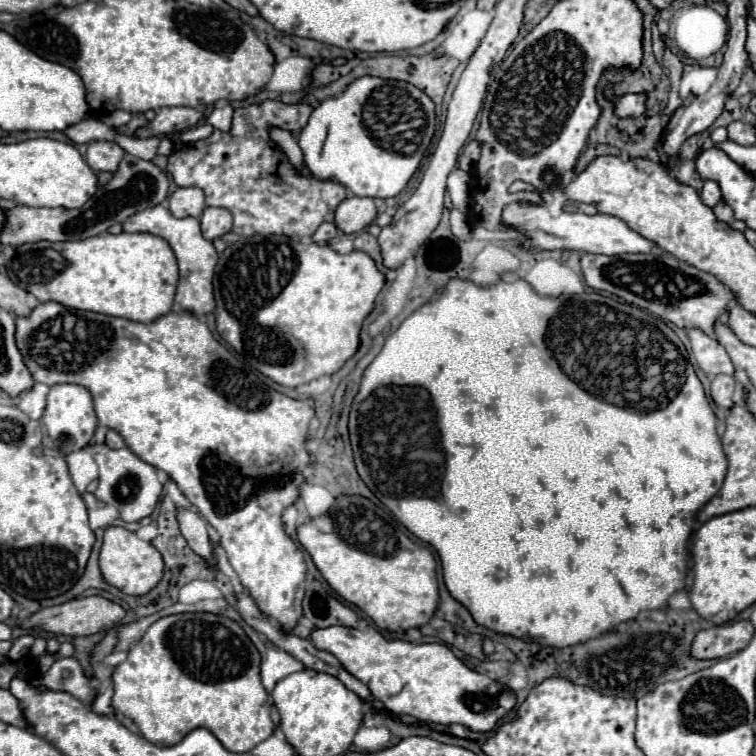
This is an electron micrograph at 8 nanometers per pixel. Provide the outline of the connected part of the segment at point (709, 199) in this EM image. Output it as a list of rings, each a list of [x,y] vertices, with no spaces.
[[[707,179],[705,185],[703,185],[703,191],[701,191],[701,199],[705,205],[709,207],[715,207],[717,201],[721,199],[721,189],[719,189],[719,183],[717,181],[711,181]]]

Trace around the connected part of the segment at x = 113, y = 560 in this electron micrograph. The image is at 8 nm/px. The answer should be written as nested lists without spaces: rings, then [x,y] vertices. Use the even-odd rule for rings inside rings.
[[[107,527],[99,551],[99,569],[103,579],[119,591],[127,595],[145,595],[163,577],[163,557],[151,543],[139,539],[135,533],[123,527]]]

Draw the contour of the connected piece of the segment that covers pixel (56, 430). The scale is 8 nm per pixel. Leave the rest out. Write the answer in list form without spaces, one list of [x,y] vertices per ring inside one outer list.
[[[53,385],[47,395],[47,407],[43,411],[41,423],[45,425],[47,435],[51,437],[51,441],[63,455],[69,455],[73,451],[87,447],[91,443],[95,427],[97,427],[91,393],[81,385]]]

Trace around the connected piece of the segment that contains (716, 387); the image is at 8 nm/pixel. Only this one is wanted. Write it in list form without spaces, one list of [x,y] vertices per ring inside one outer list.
[[[717,375],[711,381],[711,399],[717,407],[729,409],[733,405],[733,391],[735,391],[735,377],[731,375]]]

